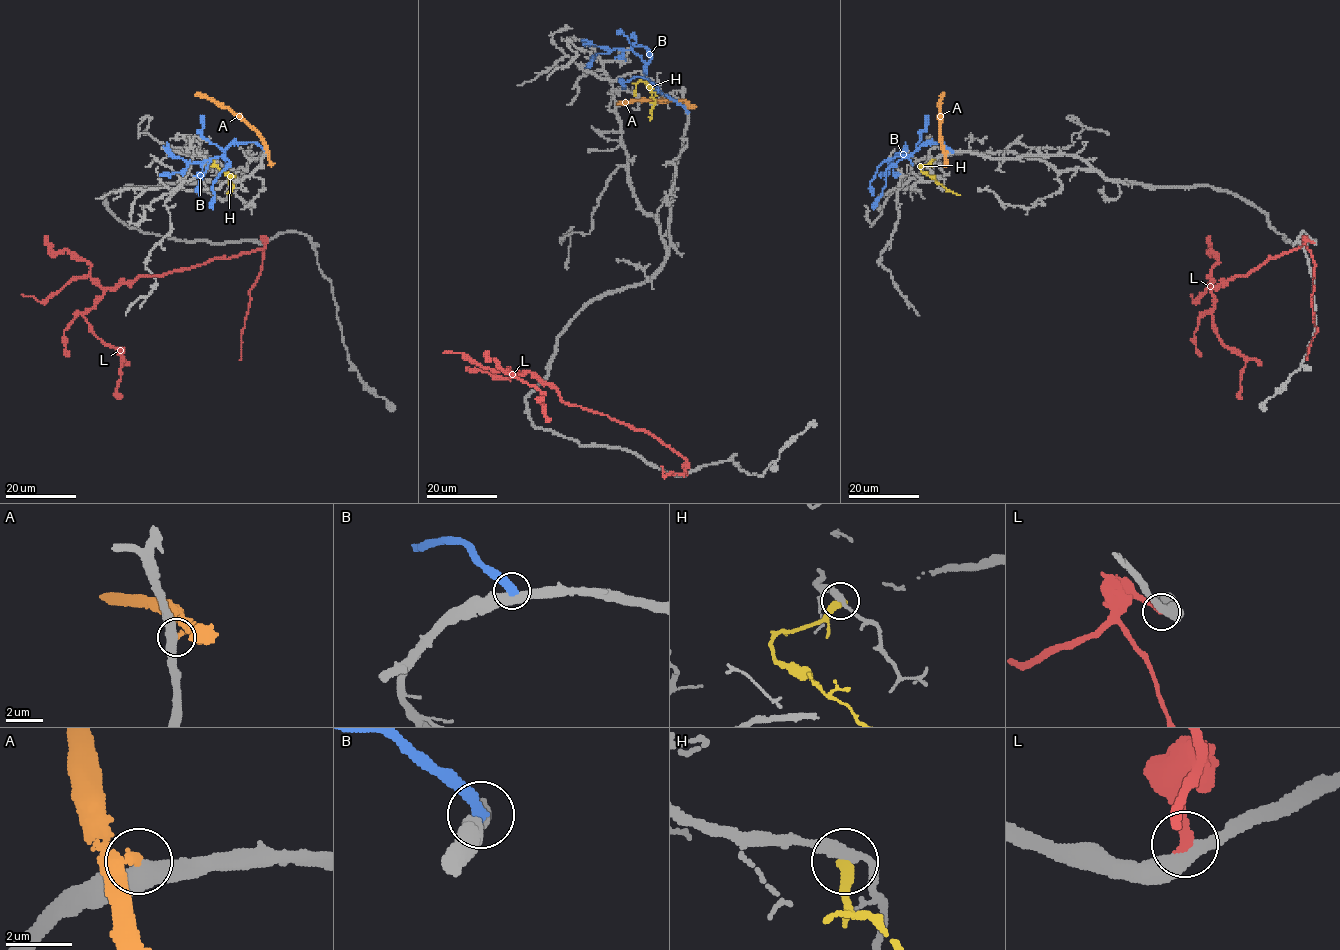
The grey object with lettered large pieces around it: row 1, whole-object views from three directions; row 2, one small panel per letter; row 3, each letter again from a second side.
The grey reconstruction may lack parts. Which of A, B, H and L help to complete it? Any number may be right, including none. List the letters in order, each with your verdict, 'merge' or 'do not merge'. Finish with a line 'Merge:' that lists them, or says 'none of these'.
A: do not merge
B: do not merge
H: do not merge
L: merge
Merge: L

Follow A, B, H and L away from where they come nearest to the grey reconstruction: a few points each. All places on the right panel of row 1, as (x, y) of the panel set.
A: (947, 152), (941, 137), (940, 98), (943, 94)
B: (951, 151), (942, 142), (928, 142), (888, 162), (907, 147)
H: (933, 160), (922, 165), (921, 171), (959, 195)
L: (1313, 242), (1308, 240), (1211, 290), (1214, 331), (1246, 364), (1240, 398)

